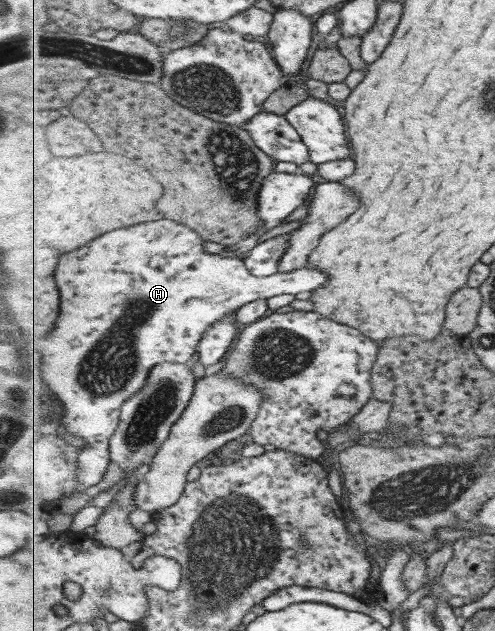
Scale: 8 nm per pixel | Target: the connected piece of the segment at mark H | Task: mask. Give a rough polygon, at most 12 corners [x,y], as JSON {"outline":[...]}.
{"outline":[[171,219],[63,255],[29,341],[61,431],[105,479],[122,406],[161,363],[311,265],[253,275]]}

